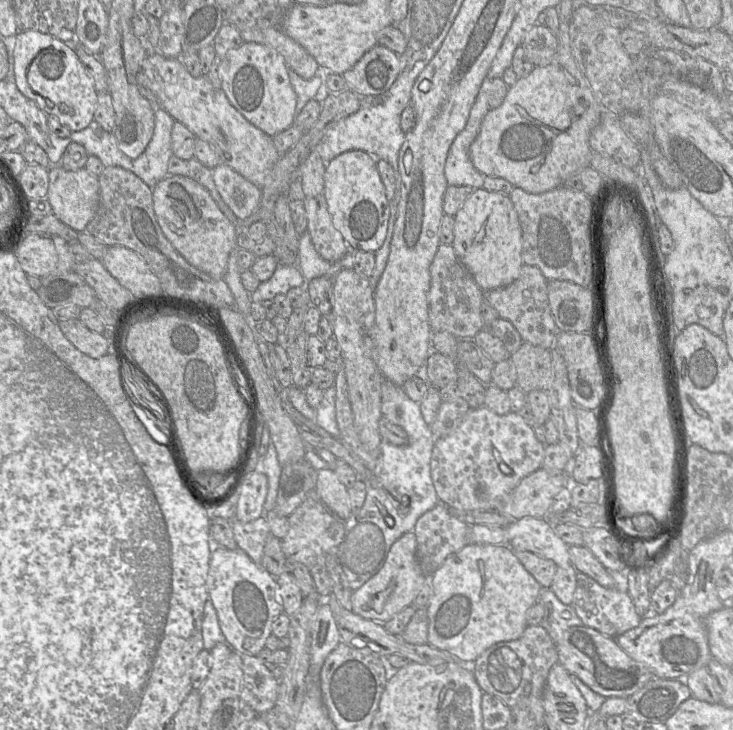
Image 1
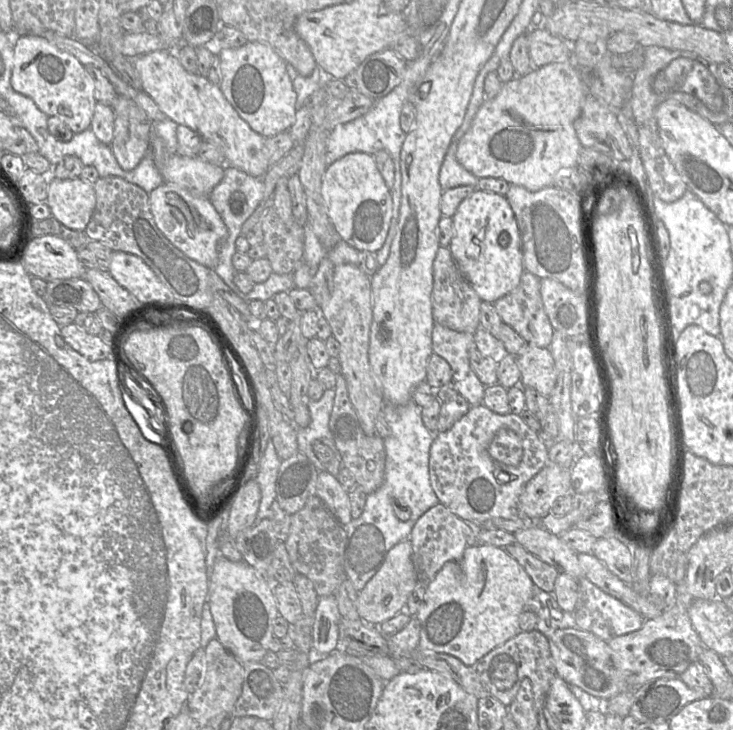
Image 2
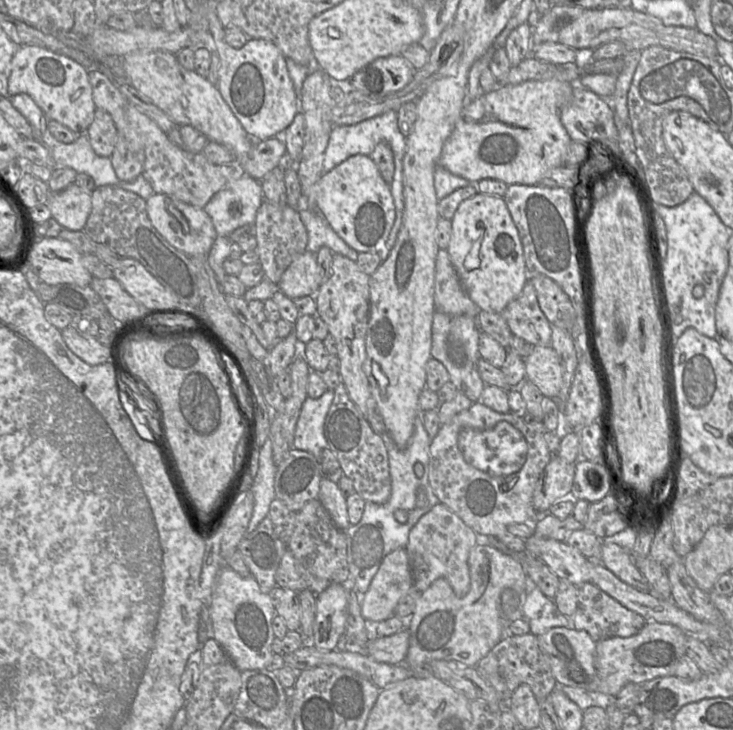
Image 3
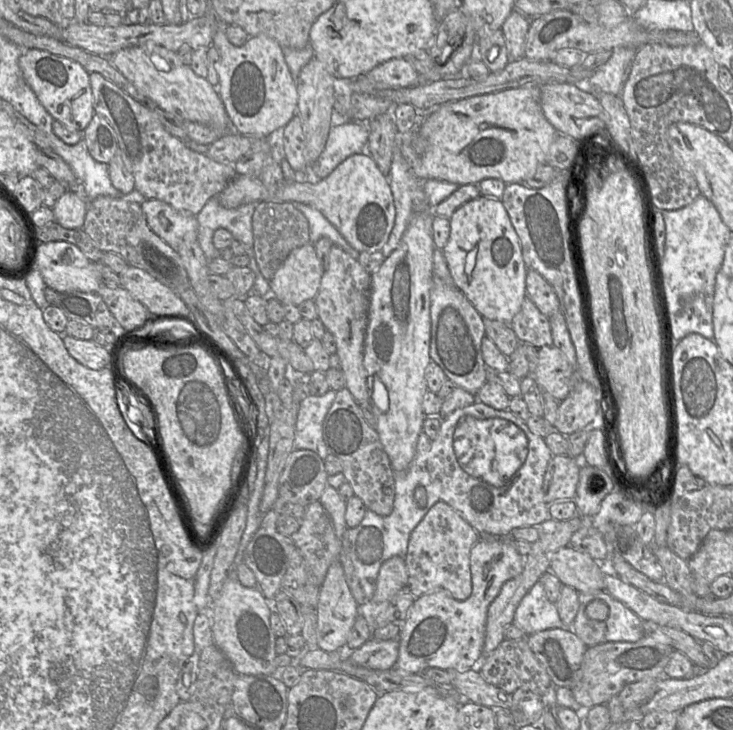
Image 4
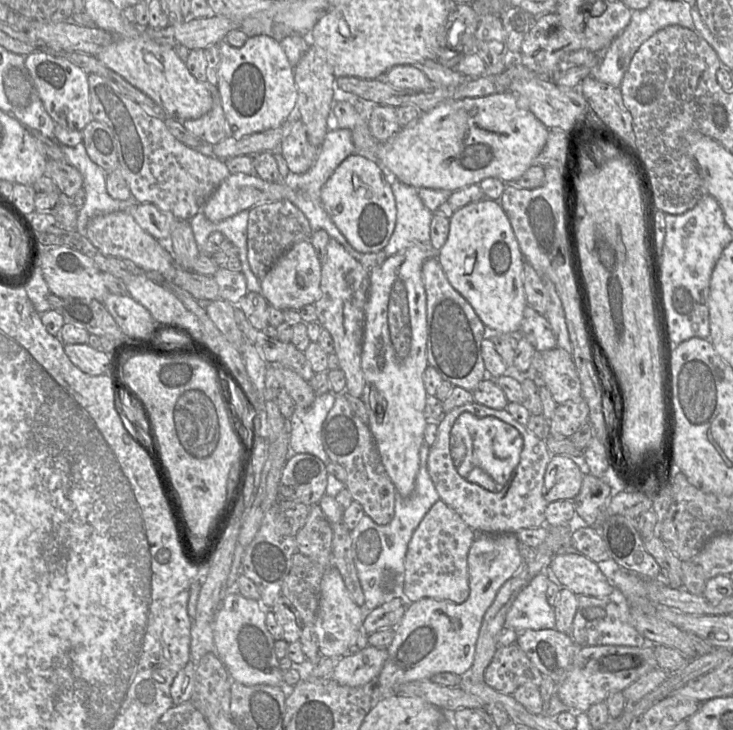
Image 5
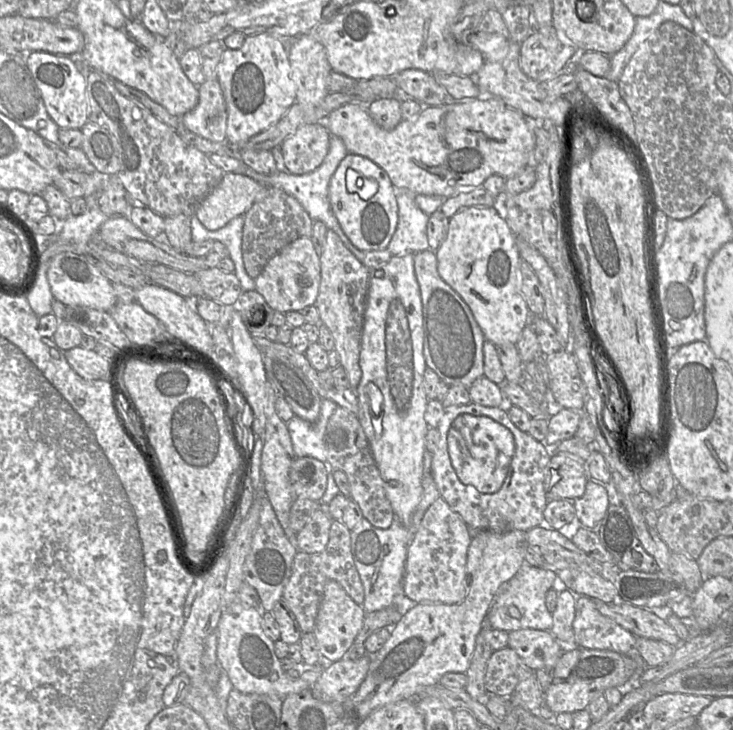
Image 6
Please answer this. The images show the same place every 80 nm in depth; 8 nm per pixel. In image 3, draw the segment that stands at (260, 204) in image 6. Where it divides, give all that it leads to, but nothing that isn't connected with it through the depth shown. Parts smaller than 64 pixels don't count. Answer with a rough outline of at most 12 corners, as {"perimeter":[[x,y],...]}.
{"perimeter":[[265,200],[257,211],[255,251],[278,284],[307,250],[300,213]]}

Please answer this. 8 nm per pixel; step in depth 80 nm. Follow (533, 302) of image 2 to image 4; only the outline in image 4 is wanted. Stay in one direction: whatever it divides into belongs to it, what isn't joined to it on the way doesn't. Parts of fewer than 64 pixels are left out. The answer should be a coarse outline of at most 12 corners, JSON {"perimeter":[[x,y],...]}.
{"perimeter":[[527,296],[509,325],[520,343],[553,345],[549,317]]}

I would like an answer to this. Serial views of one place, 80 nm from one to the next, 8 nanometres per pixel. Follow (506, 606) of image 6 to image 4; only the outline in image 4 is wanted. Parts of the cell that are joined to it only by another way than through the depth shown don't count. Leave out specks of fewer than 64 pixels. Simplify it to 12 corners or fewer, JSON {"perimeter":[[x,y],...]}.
{"perimeter":[[540,581],[520,601],[512,623],[527,636],[553,628],[561,621]]}

